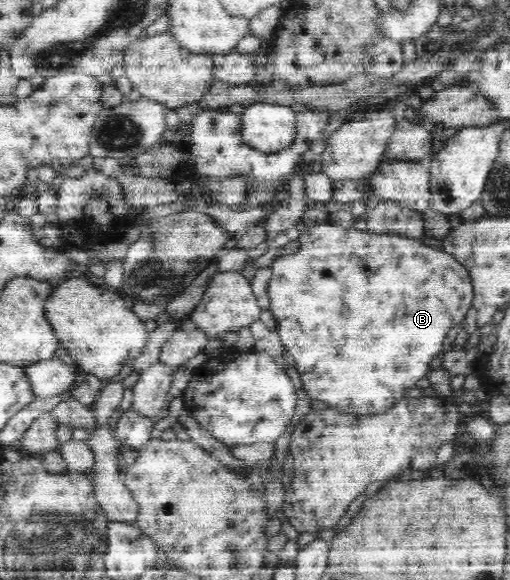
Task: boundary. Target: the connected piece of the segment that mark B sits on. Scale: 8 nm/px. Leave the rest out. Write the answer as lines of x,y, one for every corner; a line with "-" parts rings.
324,223
312,227
301,226
299,229
299,249
287,257
276,257
272,263
273,276
267,284
267,297
269,297
269,311
276,322
276,330
285,347
285,356
299,373
302,388
307,391
309,399
321,400
328,408
341,413
361,416
373,416
387,412
397,402
405,398
405,392
415,387
419,380
438,366
438,361
443,357
443,342
447,340
449,330
462,322
471,309
474,299
474,286
467,267
457,262
451,254
435,250
419,238
405,234
379,234
367,230
366,227
342,228
335,223

